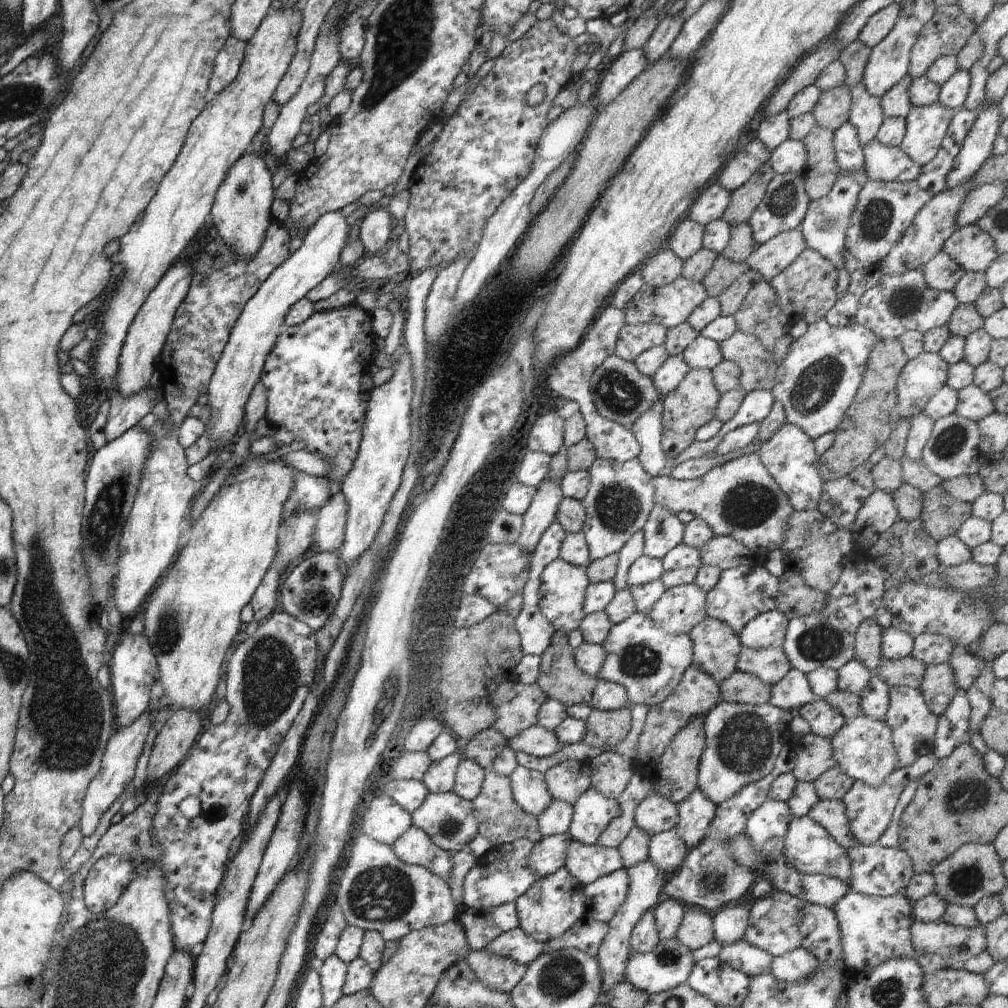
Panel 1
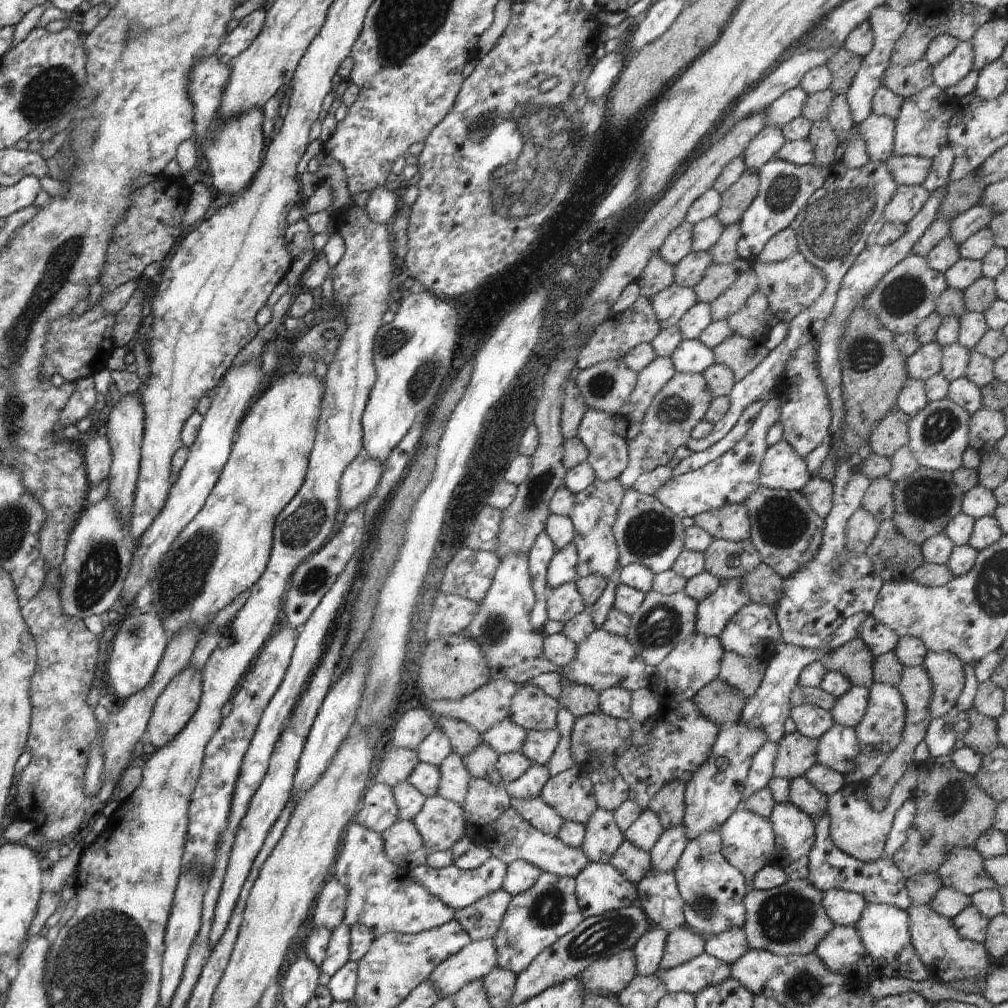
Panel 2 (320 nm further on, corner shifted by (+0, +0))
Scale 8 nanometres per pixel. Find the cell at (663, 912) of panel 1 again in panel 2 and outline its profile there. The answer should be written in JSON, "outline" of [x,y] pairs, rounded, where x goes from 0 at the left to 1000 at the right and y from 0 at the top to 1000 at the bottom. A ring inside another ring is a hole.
{"outline":[[[645,918],[645,921],[632,933],[628,945],[633,967],[649,967],[654,962],[662,929],[663,926],[657,920]]]}

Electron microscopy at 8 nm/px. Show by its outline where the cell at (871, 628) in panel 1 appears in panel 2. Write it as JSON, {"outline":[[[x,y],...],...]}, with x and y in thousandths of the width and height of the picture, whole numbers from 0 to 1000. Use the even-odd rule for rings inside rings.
{"outline":[[[851,632],[839,636],[813,655],[821,666],[836,669],[846,680],[862,684],[866,678],[866,649]]]}

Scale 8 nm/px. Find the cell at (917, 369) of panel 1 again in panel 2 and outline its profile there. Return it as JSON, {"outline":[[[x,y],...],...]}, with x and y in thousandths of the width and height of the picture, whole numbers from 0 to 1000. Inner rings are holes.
{"outline":[[[927,337],[904,351],[900,356],[900,369],[903,374],[917,378],[934,369],[934,343]]]}

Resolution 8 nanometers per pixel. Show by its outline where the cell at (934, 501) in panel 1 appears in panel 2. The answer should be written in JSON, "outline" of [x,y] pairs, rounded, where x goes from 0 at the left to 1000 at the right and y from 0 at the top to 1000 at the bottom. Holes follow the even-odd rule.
{"outline":[[[911,463],[897,477],[887,480],[887,520],[897,534],[914,541],[924,532],[937,529],[938,521],[953,507],[955,488],[945,477],[945,470]]]}

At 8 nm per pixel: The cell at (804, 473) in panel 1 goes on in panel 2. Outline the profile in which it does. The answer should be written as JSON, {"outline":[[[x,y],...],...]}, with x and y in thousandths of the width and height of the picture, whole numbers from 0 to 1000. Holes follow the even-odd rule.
{"outline":[[[778,436],[761,444],[753,469],[756,482],[782,488],[795,487],[805,475],[799,456]]]}

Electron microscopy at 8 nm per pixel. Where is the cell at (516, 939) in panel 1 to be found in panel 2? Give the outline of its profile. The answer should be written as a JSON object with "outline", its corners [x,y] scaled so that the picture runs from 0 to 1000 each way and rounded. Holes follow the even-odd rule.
{"outline":[[[489,932],[467,933],[458,942],[433,957],[425,972],[438,987],[446,989],[463,974],[478,971],[490,962],[492,951]]]}

